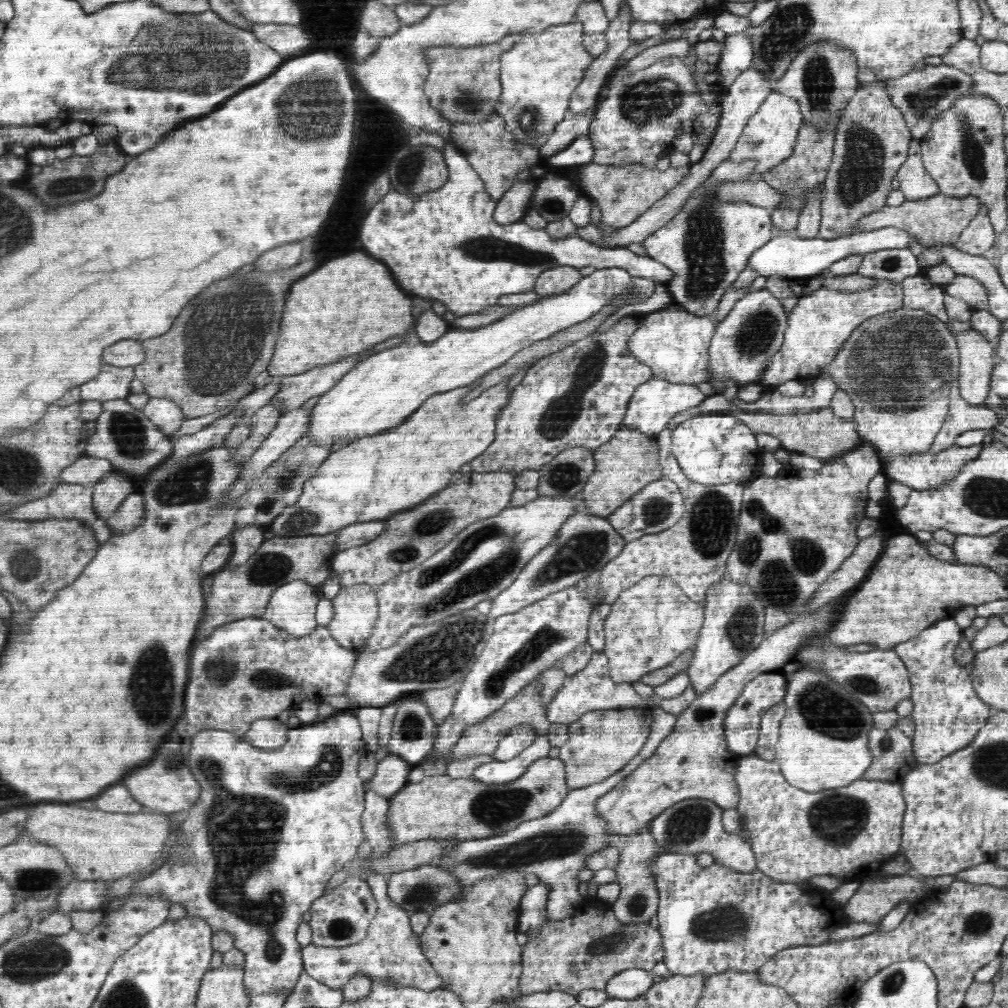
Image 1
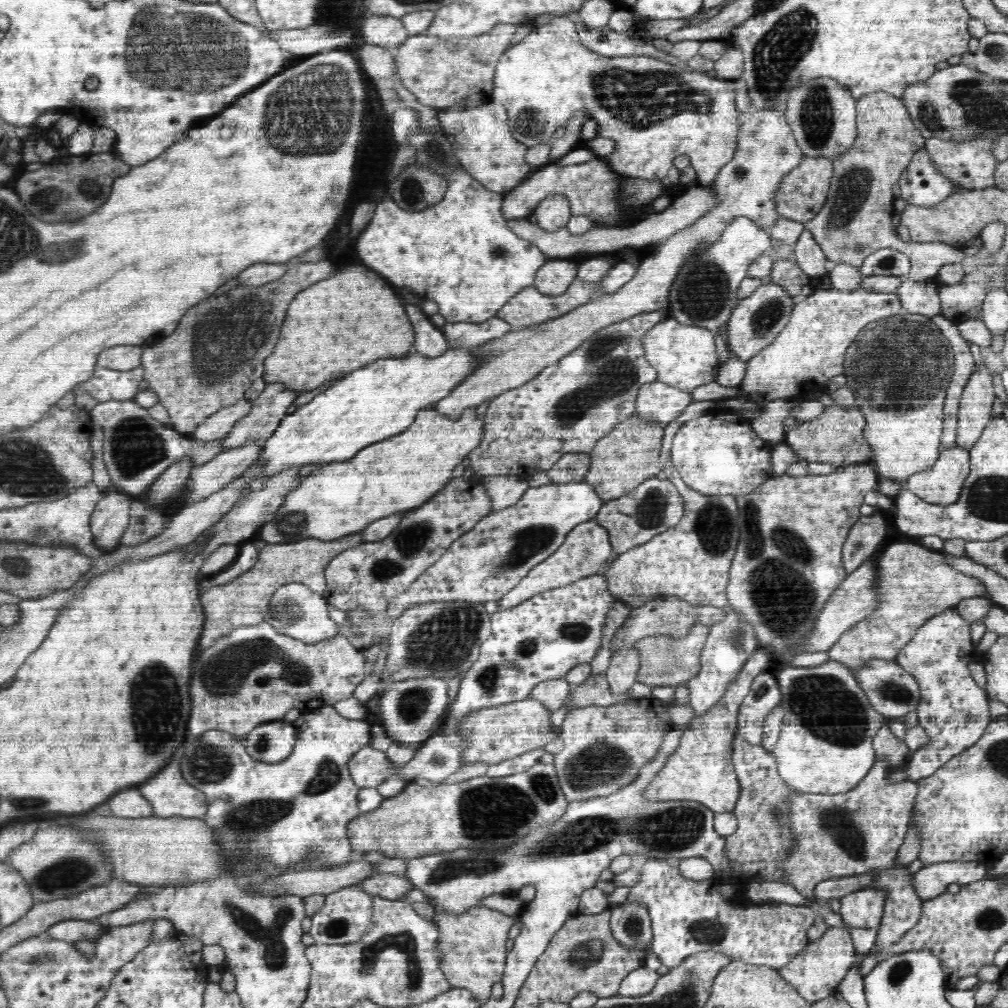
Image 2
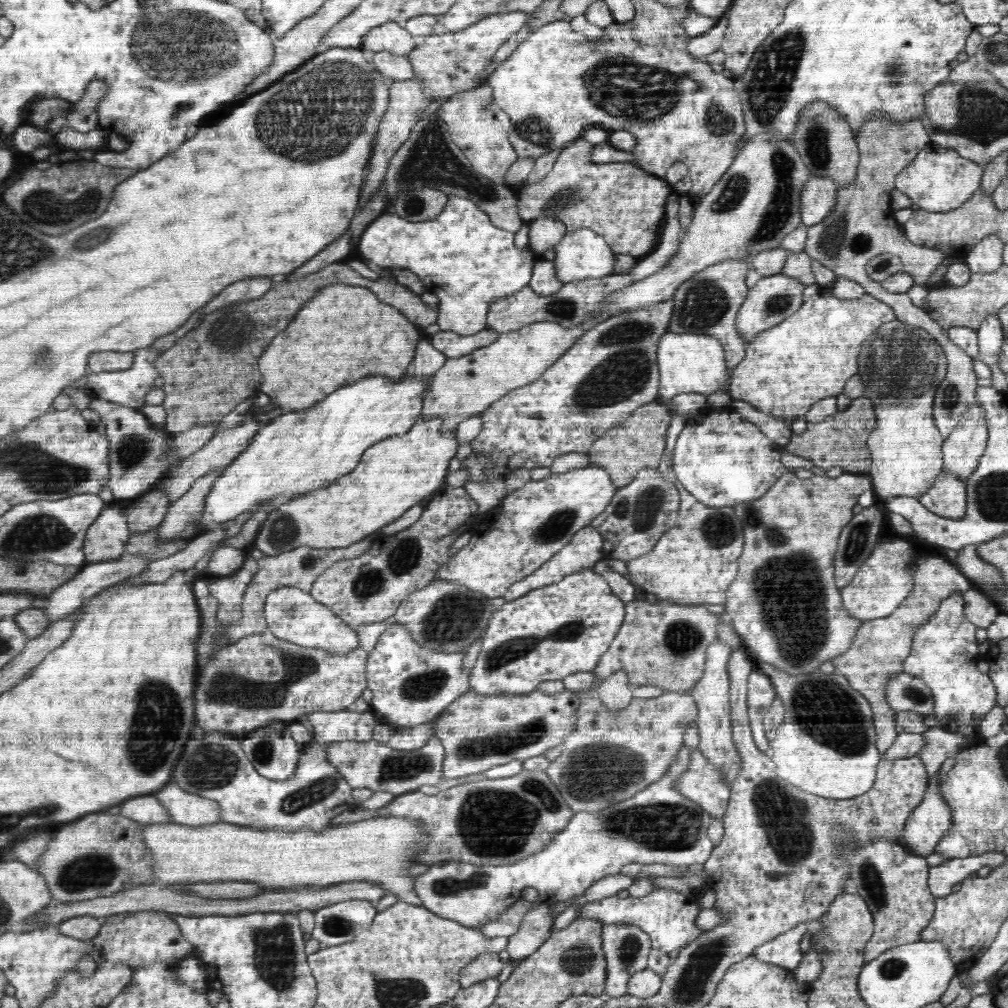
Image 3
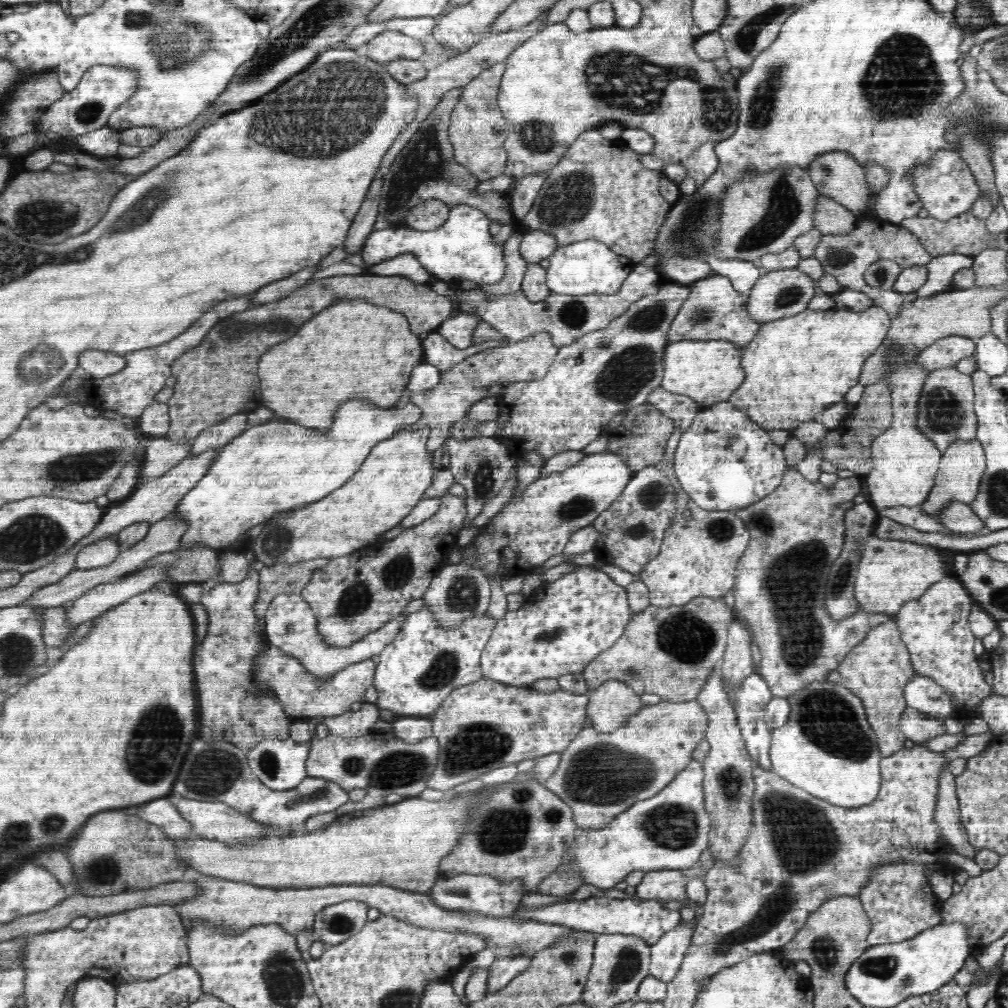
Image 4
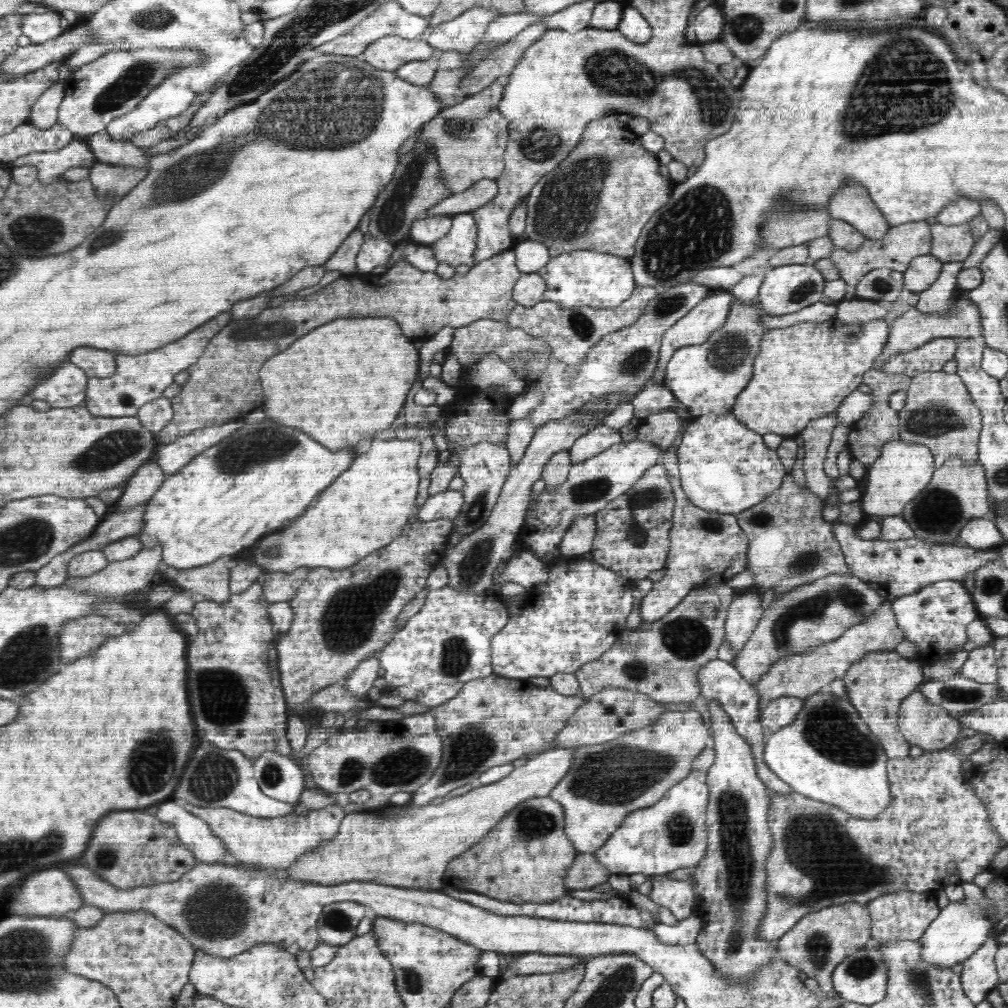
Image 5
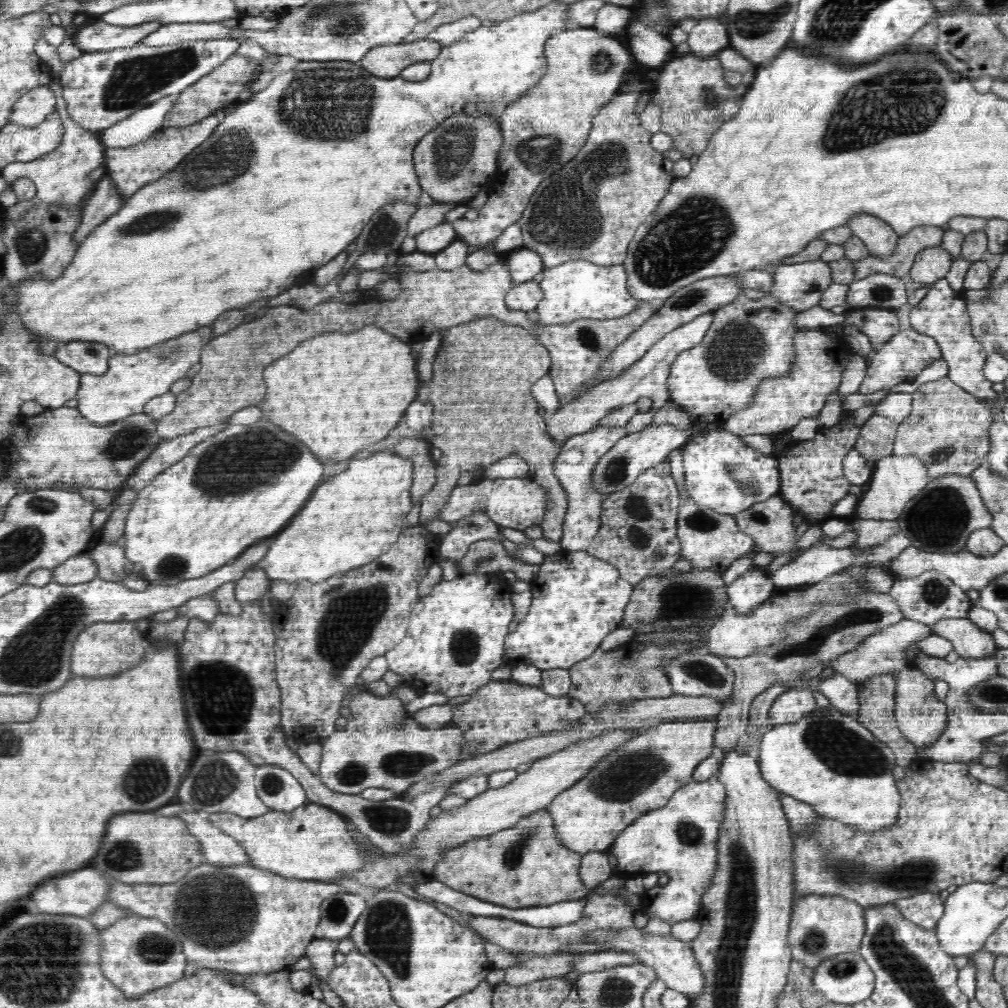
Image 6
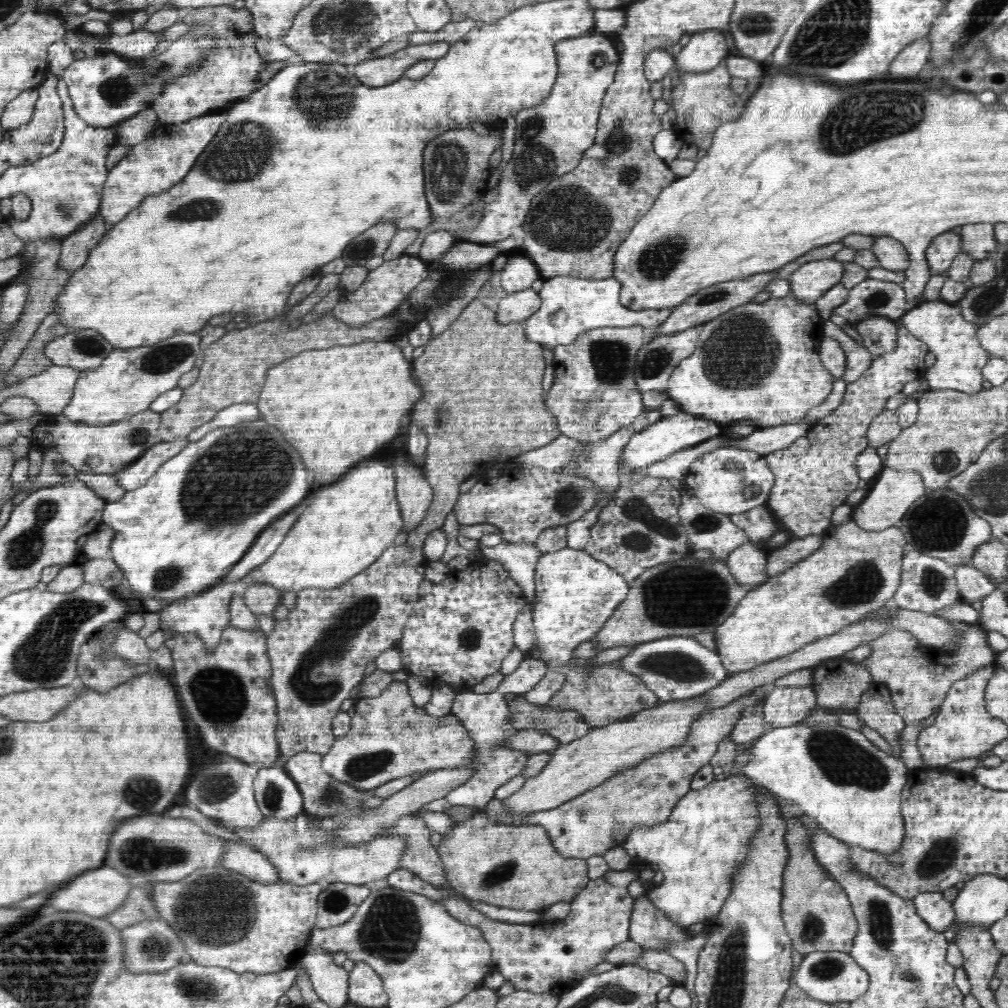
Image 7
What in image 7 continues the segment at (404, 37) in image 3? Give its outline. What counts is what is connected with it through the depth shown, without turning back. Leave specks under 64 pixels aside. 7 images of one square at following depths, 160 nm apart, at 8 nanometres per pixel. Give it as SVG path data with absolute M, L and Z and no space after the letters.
M426 43L408 45L402 50L380 58L368 58L355 65L357 81L370 88L392 84L404 77L405 70L421 60L438 60L442 58L451 43Z

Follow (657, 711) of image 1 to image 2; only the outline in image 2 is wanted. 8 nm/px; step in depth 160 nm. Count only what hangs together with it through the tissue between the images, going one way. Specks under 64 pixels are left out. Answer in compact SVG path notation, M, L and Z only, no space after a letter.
M673 724L670 731L667 732L665 738L663 739L662 747L658 752L658 755L652 762L648 762L648 764L644 764L641 768L640 775L636 778L634 783L630 785L626 785L625 788L620 790L616 790L616 792L609 793L608 796L604 797L589 797L588 800L574 800L570 802L566 808L566 812L551 825L545 825L544 828L534 828L526 838L522 838L522 840L518 840L517 844L514 844L510 849L506 850L498 850L497 852L492 851L483 851L482 853L478 851L472 851L466 848L460 848L450 852L444 853L433 853L430 855L425 855L422 857L417 857L416 859L407 860L406 872L405 875L408 877L408 880L411 880L411 883L414 884L416 890L422 890L428 898L430 898L430 904L436 909L436 912L452 912L452 913L462 913L465 909L472 908L472 907L482 907L482 900L486 898L486 896L492 896L492 894L515 894L522 886L526 886L527 884L534 885L535 888L535 897L533 900L529 902L529 909L522 909L520 911L521 917L521 928L520 933L516 936L514 940L511 942L511 946L509 948L509 953L507 954L503 979L501 982L504 985L506 990L518 990L520 993L520 988L523 986L524 981L528 978L530 971L534 968L534 964L542 953L546 950L548 944L552 940L552 937L556 932L564 926L564 923L572 916L574 916L577 912L577 908L579 906L579 902L581 899L581 894L589 888L592 888L598 880L600 880L600 872L602 870L606 870L606 868L610 868L610 862L612 859L621 856L621 855L642 855L645 858L656 858L660 860L666 861L679 861L684 858L693 858L693 857L701 857L714 867L714 872L718 876L722 876L725 881L734 878L741 878L742 874L738 872L734 868L734 865L730 863L728 858L728 844L724 836L720 836L718 832L715 831L715 826L713 825L713 820L715 819L715 812L712 812L712 809L704 806L704 804L700 804L700 802L696 801L685 801L685 800L673 800L668 802L654 802L650 801L650 799L646 799L646 797L641 798L640 794L646 791L649 788L649 785L655 780L655 777L660 773L660 770L663 770L664 764L668 762L668 759L672 757L676 750L680 747L680 740L683 734L683 730L676 725Z

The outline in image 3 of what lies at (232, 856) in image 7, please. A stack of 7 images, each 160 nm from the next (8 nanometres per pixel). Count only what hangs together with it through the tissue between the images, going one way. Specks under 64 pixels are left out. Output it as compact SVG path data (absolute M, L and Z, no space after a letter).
M152 795L132 796L120 804L118 814L144 824L170 824L173 822L168 809L160 803L160 799Z

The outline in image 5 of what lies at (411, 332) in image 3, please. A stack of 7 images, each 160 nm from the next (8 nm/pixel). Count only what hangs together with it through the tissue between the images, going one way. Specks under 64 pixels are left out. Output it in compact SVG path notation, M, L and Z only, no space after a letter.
M390 316L372 318L336 318L306 336L295 340L288 350L268 358L260 370L264 400L260 408L284 426L300 428L328 450L356 446L366 436L374 436L393 426L402 410L412 384L420 370L420 355L413 340L403 335L399 324Z

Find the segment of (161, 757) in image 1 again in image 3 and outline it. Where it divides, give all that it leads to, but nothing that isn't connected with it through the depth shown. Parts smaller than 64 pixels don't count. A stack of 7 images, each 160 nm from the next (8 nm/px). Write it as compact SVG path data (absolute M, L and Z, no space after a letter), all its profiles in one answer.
M170 782L155 794L176 824L206 826L222 823L220 805L216 801L188 793Z

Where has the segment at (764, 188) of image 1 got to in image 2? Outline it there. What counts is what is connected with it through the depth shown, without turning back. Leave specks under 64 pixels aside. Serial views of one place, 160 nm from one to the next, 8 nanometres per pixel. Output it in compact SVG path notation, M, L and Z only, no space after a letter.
M696 185L676 200L661 205L648 216L641 218L640 221L631 226L604 227L601 224L596 224L584 234L570 234L570 231L566 227L552 233L542 231L537 224L532 224L525 219L508 219L507 224L511 226L512 231L520 239L532 242L532 245L535 245L546 257L550 257L552 260L557 258L568 259L576 253L614 254L623 248L649 248L658 241L670 238L676 232L694 224L696 220L705 212L708 212L718 201L715 200L712 185L708 187Z

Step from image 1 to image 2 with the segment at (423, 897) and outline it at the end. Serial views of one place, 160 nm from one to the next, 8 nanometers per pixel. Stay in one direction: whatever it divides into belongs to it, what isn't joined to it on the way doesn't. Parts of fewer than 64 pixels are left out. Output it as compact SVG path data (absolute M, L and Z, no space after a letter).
M405 873L374 874L361 880L355 886L362 888L364 892L374 896L384 897L388 900L400 900L403 895L414 889L414 884Z

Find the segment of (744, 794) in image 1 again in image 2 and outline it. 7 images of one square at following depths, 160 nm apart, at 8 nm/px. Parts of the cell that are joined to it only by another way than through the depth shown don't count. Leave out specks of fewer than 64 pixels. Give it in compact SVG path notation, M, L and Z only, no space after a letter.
M884 759L877 760L868 775L860 782L860 785L850 792L842 794L804 794L802 792L790 792L786 798L788 802L788 817L786 826L792 827L795 844L786 858L782 858L778 869L788 882L792 884L808 900L815 900L814 888L816 884L831 878L845 876L858 876L860 874L875 874L875 881L868 886L872 889L886 889L887 902L883 908L883 918L875 932L877 937L873 948L886 948L890 944L896 944L904 932L908 932L916 926L920 920L921 905L924 900L918 898L916 891L912 890L912 872L908 865L896 863L897 853L901 848L907 834L907 826L911 819L914 802L919 791L918 783L914 781L888 780L888 763Z

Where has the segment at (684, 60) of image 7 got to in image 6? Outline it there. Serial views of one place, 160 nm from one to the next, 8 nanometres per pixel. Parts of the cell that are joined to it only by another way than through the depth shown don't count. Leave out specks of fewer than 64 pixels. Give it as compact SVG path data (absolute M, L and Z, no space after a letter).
M702 18L694 26L687 38L690 53L700 58L715 56L728 48L730 41L728 28L723 18Z

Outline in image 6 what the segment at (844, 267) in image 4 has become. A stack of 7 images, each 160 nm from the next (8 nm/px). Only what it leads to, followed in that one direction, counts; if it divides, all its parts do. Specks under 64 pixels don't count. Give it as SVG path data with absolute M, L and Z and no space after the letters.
M917 227L906 237L900 237L892 257L876 257L855 262L855 279L864 279L872 274L886 274L903 279L911 272L911 267L920 251L932 246L940 246L944 239L941 227Z

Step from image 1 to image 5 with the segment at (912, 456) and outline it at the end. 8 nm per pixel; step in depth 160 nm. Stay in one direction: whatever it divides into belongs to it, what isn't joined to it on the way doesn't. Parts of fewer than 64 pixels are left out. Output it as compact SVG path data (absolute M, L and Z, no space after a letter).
M992 517L972 518L960 530L959 539L977 551L999 548L1006 542Z

